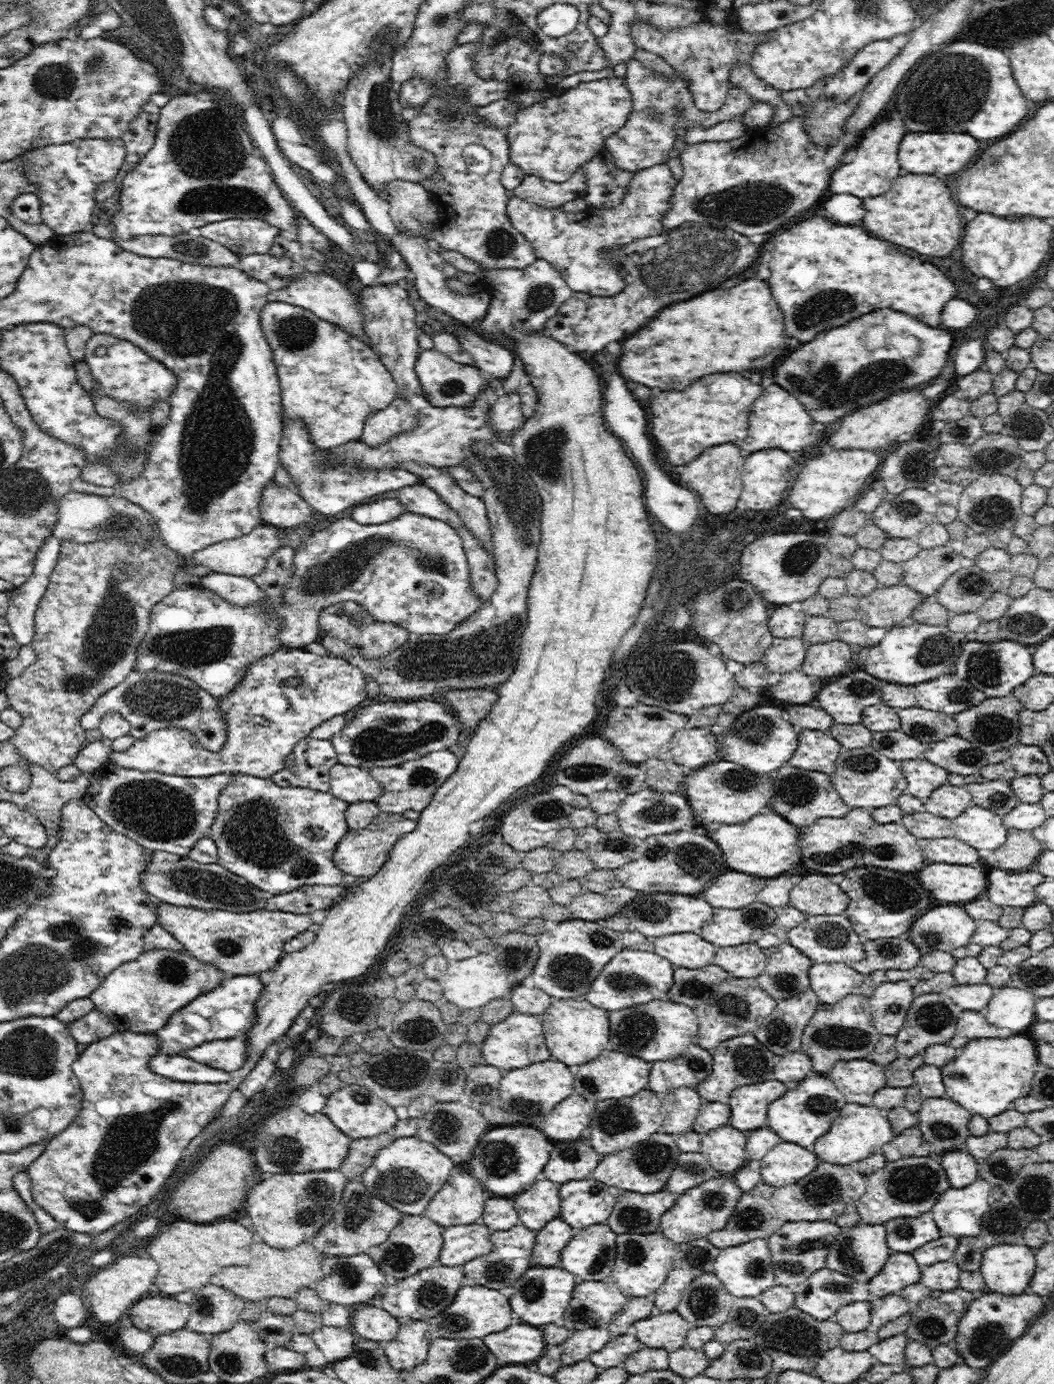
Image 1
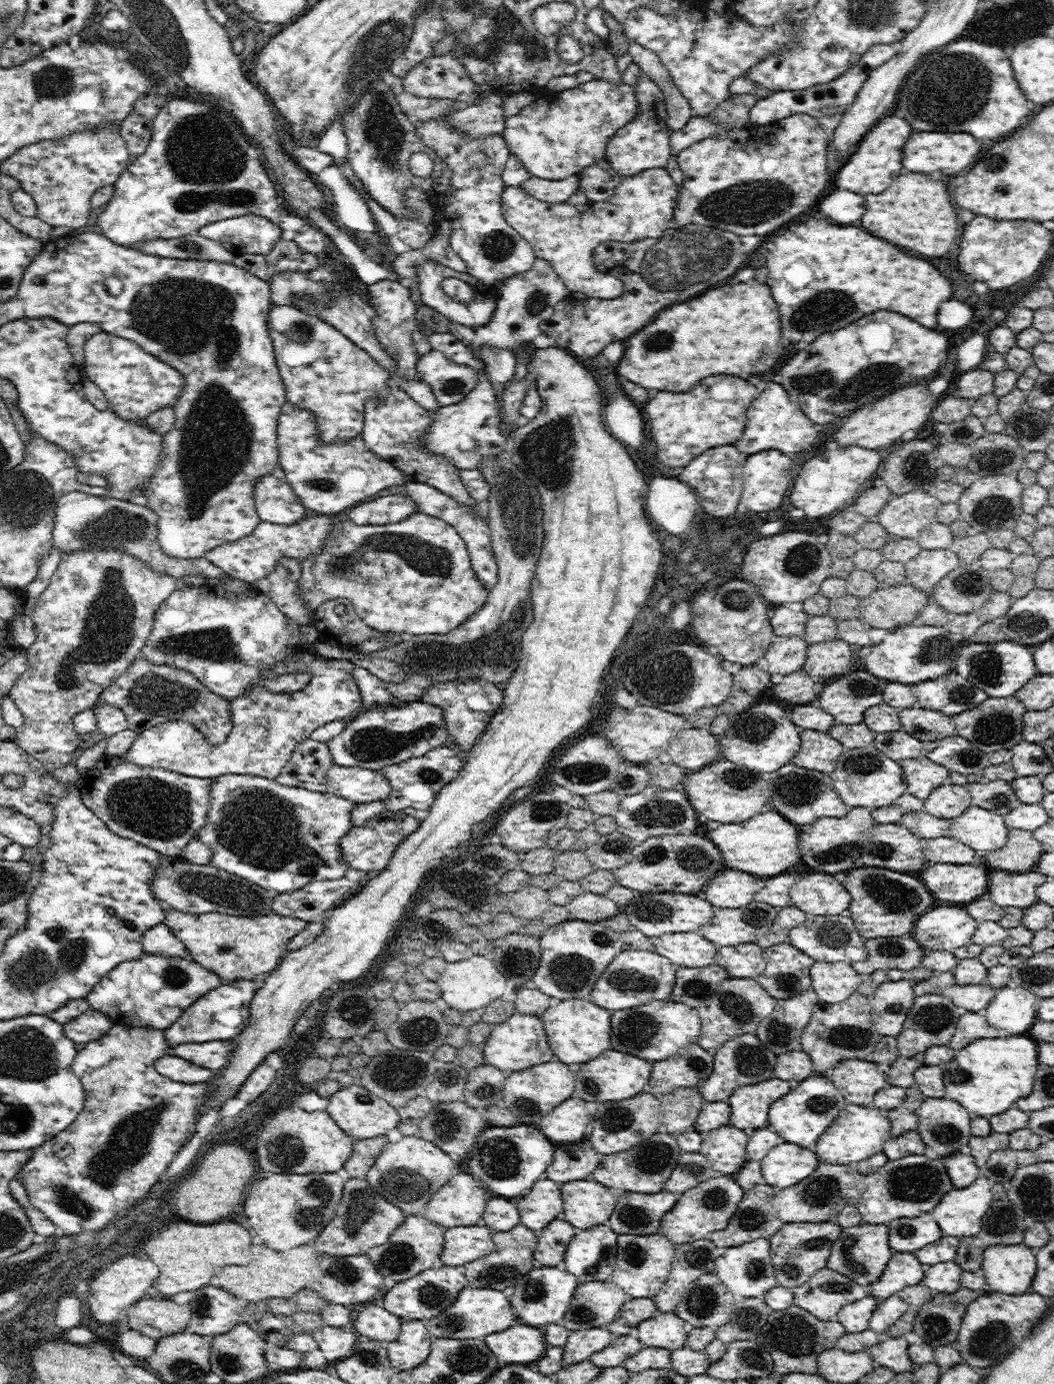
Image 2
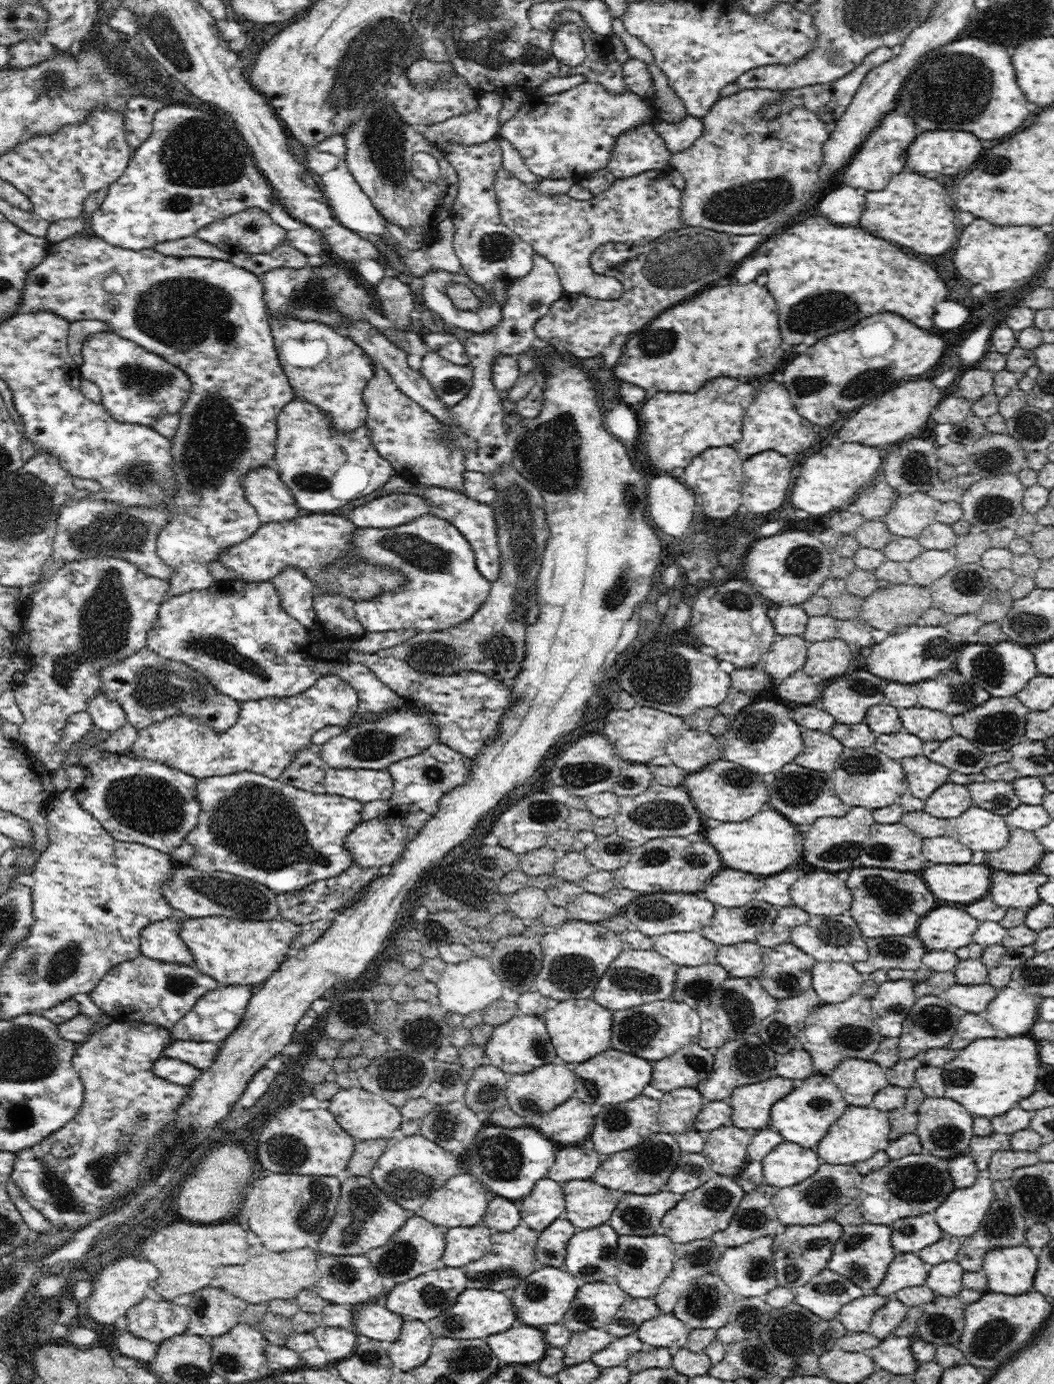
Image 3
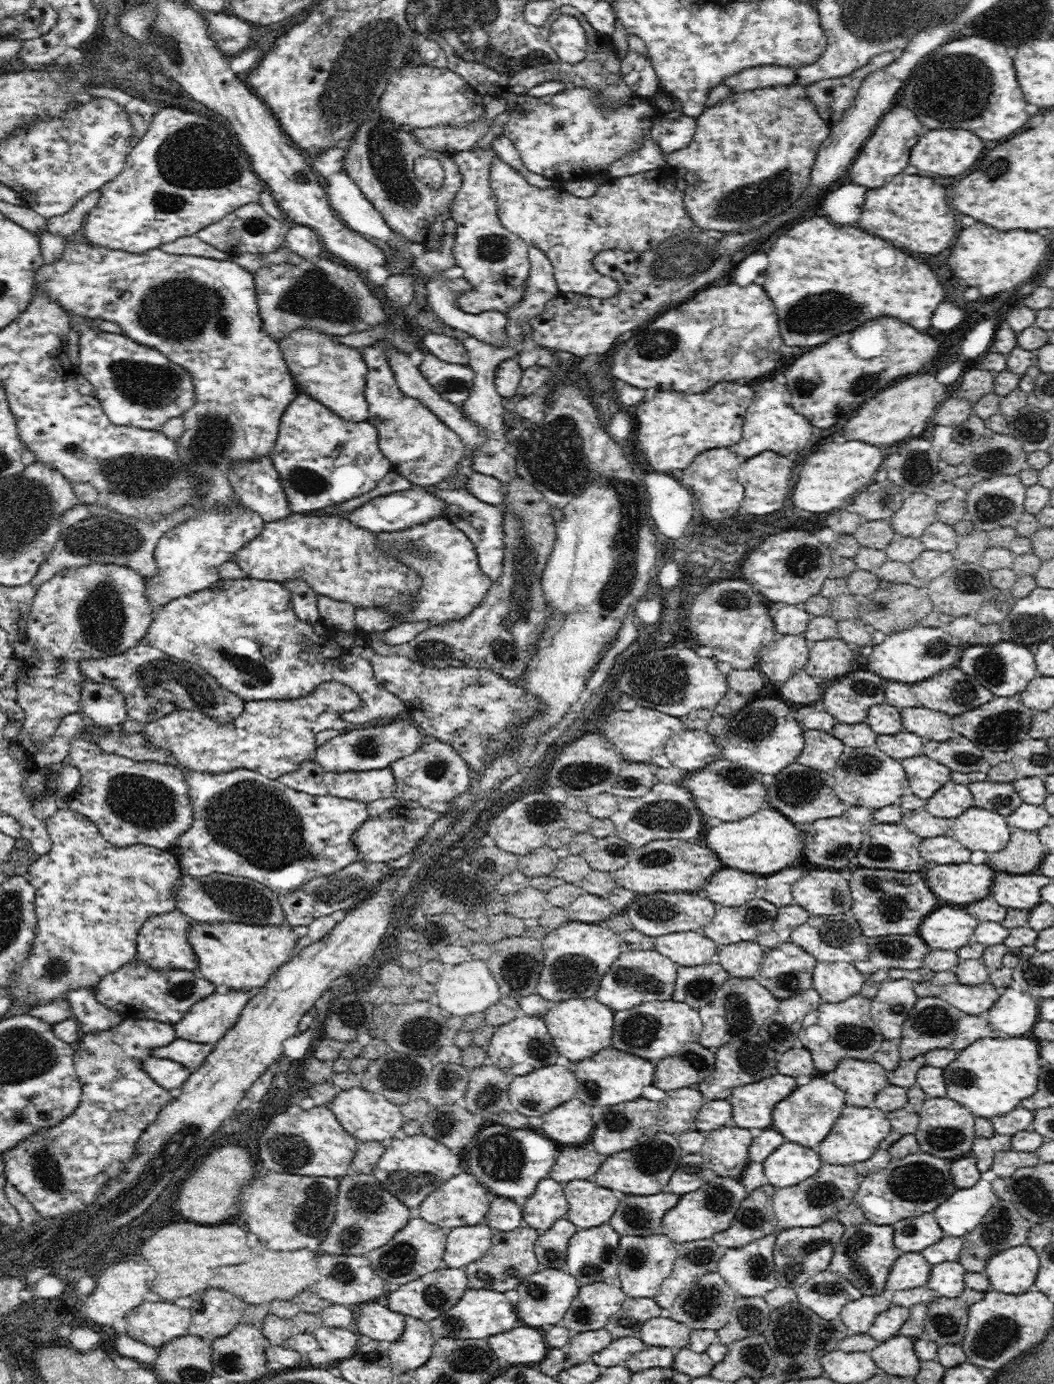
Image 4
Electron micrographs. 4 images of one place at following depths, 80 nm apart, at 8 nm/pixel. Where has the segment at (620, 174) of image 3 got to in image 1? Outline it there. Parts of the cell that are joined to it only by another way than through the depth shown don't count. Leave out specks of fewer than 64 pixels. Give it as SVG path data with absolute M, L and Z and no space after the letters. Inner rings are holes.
M636 57L627 62L625 83L634 102L632 116L618 132L605 140L604 146L612 153L616 165L629 173L666 163L675 141L676 128L710 128L724 120L742 120L756 101L744 89L731 84L721 110L712 113L700 111L695 106L692 93L686 88L686 81L680 75L674 74L669 79L660 77L656 72L644 67ZM675 109L682 109L682 118L677 116Z

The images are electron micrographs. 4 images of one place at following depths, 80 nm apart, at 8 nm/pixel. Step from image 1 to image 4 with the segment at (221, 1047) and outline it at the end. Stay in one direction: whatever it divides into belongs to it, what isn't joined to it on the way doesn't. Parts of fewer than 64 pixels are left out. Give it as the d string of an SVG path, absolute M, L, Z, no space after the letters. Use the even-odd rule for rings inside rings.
M176 1037L168 1046L160 1049L153 1049L150 1056L163 1059L172 1059L185 1068L196 1071L196 1068L205 1062L214 1046L211 1044L195 1043L194 1041L184 1040Z

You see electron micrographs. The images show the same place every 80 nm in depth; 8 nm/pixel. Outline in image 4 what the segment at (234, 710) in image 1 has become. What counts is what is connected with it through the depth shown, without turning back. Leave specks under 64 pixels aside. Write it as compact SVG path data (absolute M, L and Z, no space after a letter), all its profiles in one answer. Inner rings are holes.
M331 680L316 687L308 696L286 700L247 701L238 718L232 722L218 722L200 710L170 712L158 720L152 720L144 730L145 740L151 746L167 750L178 762L192 772L220 774L236 769L248 769L271 778L279 779L285 774L298 770L301 764L312 758L316 735L326 729L344 728L342 715L355 714L361 705L361 698L346 684Z

